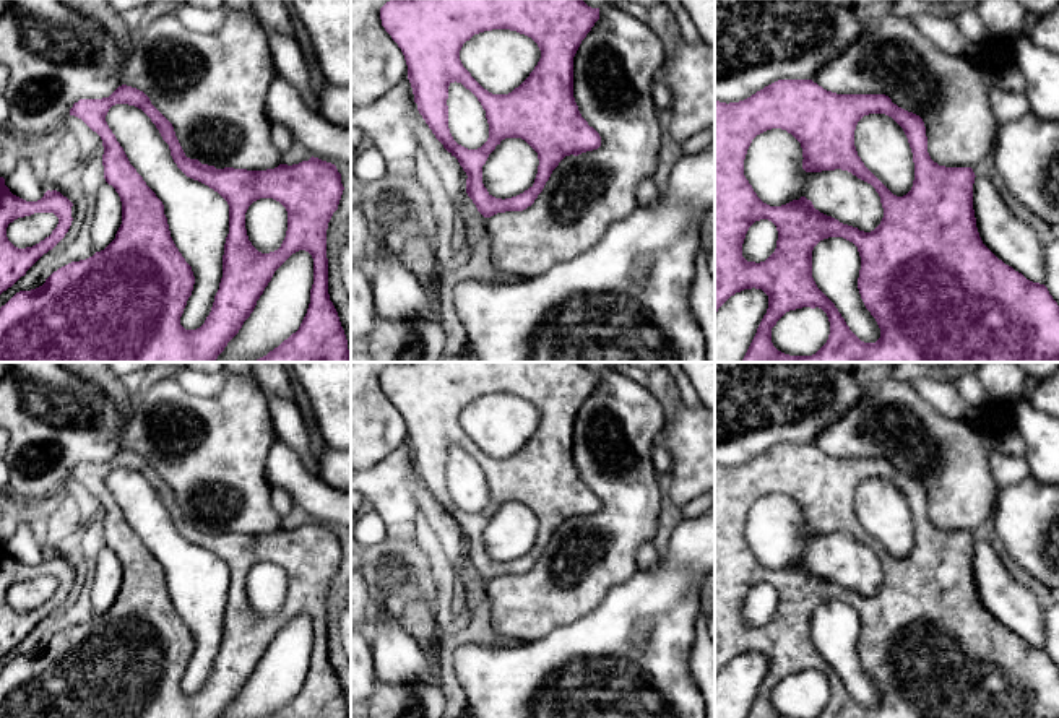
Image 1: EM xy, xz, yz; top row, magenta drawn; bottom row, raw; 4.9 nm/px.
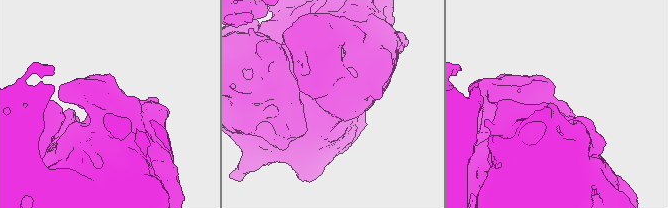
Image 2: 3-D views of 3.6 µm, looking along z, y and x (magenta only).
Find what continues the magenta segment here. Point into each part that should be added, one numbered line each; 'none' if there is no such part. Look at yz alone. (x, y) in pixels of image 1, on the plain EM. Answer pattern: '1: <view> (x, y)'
none

